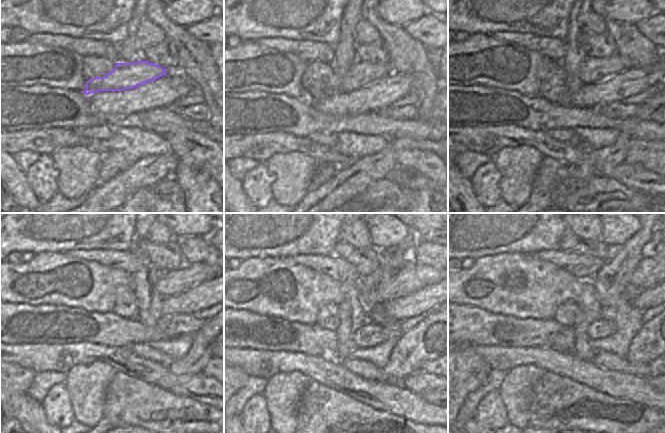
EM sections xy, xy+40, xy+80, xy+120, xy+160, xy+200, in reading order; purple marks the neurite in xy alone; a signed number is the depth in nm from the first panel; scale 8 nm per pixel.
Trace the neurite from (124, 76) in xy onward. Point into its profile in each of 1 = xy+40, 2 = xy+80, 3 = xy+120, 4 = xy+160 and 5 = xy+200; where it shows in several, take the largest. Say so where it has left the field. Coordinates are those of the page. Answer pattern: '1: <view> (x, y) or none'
1: xy+40 (362, 73)
2: xy+80 (594, 69)
3: xy+120 (148, 291)
4: xy+160 (387, 283)
5: xy+200 (651, 271)

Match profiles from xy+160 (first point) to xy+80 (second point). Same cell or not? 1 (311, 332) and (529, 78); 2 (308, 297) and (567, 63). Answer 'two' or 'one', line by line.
1: two
2: two

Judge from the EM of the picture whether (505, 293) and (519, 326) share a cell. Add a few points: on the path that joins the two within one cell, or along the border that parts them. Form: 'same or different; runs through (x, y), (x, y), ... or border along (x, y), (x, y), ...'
different; border along (493, 313), (517, 318), (540, 318)

